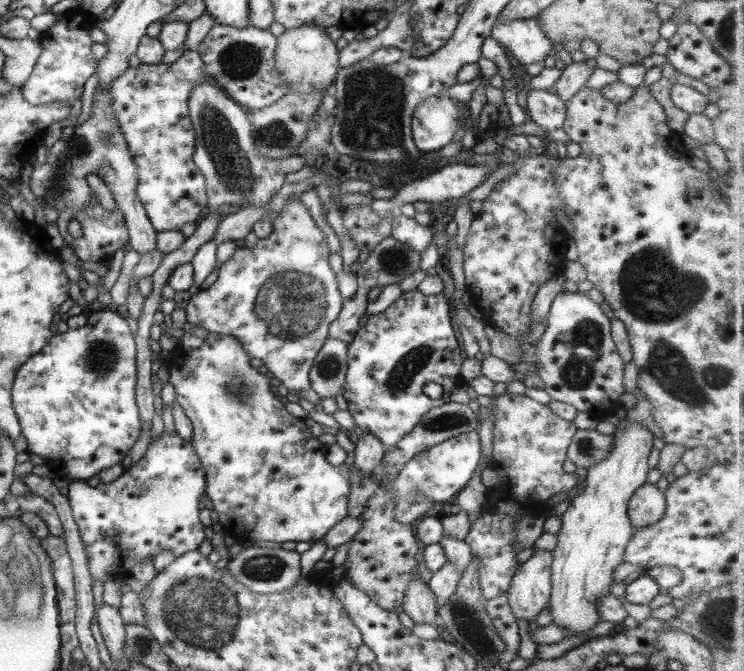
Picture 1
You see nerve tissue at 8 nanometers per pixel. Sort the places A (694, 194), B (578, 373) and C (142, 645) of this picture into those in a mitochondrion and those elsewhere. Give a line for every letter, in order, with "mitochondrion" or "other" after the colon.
A: mitochondrion
B: mitochondrion
C: mitochondrion

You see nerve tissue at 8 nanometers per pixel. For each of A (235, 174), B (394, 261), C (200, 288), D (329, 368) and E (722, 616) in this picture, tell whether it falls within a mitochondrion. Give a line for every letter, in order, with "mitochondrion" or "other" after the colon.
A: mitochondrion
B: mitochondrion
C: other
D: mitochondrion
E: mitochondrion

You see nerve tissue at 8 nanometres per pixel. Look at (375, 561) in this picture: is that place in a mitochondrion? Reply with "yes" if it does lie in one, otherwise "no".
yes

